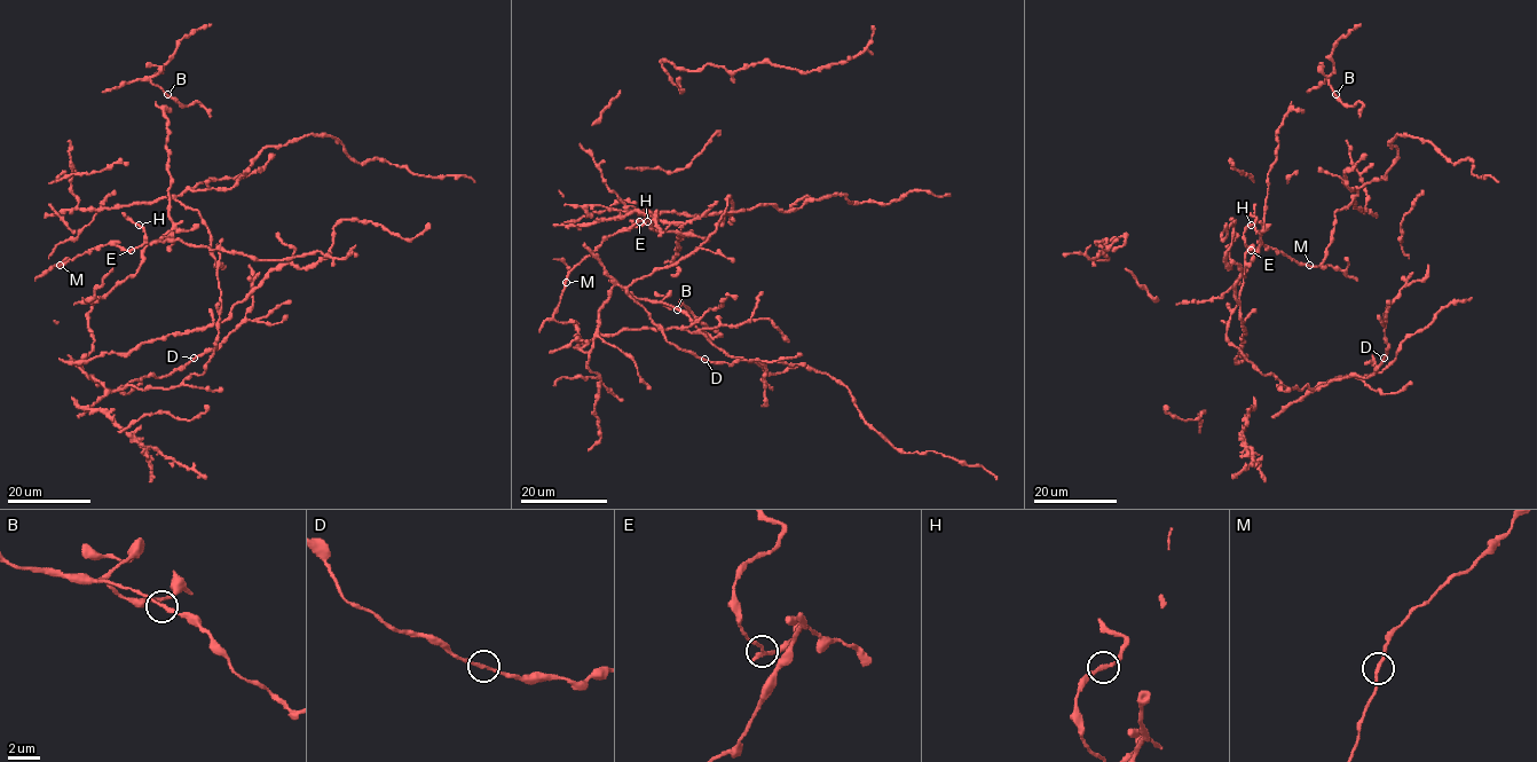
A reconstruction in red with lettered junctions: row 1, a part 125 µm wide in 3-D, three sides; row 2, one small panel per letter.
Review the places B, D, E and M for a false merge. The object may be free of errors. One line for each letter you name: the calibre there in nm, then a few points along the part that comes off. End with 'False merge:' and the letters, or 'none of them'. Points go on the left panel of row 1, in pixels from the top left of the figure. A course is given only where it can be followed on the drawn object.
False merge: none of them

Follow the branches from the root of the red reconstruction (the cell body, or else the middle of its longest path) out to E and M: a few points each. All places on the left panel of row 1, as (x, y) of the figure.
E: (109, 244), (131, 250)
M: (109, 244), (60, 265)

